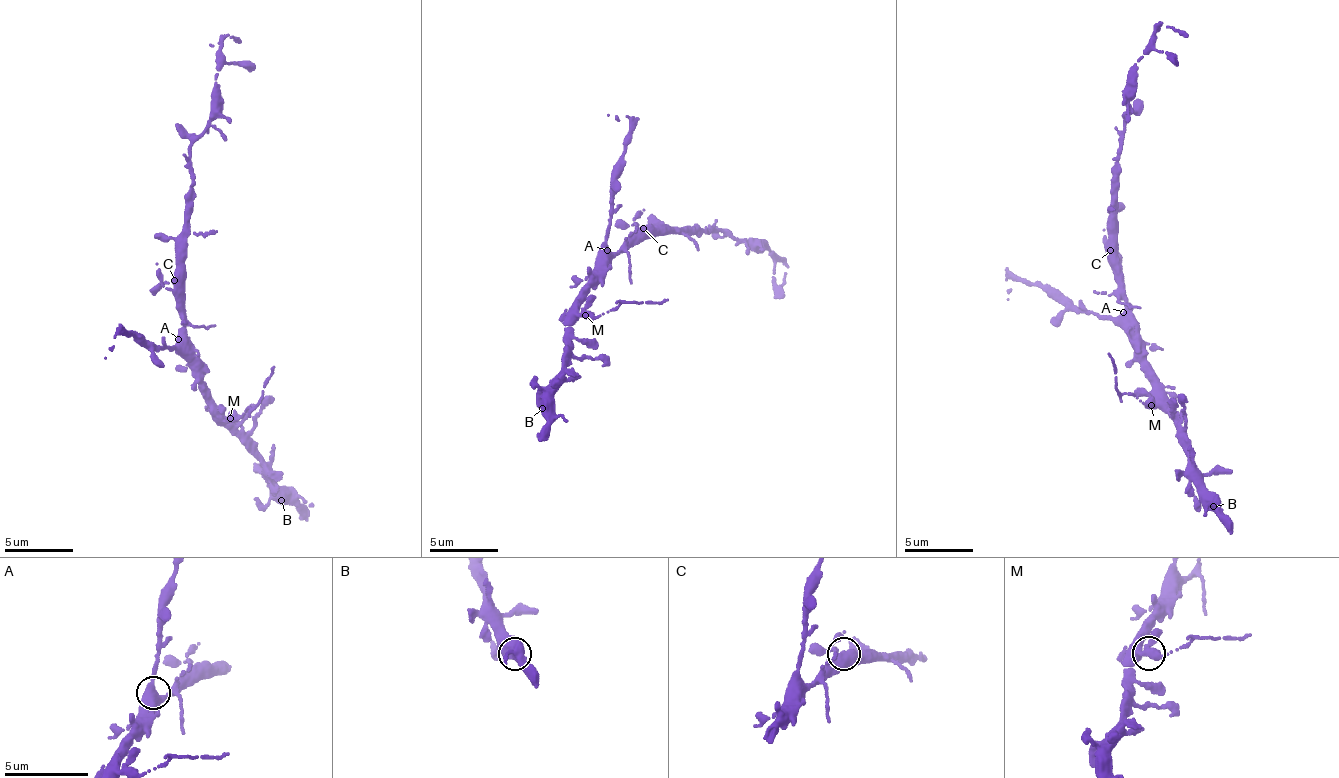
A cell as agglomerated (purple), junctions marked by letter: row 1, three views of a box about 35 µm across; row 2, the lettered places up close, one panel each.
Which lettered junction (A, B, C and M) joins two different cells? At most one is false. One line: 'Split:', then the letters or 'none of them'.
Split: none of them

